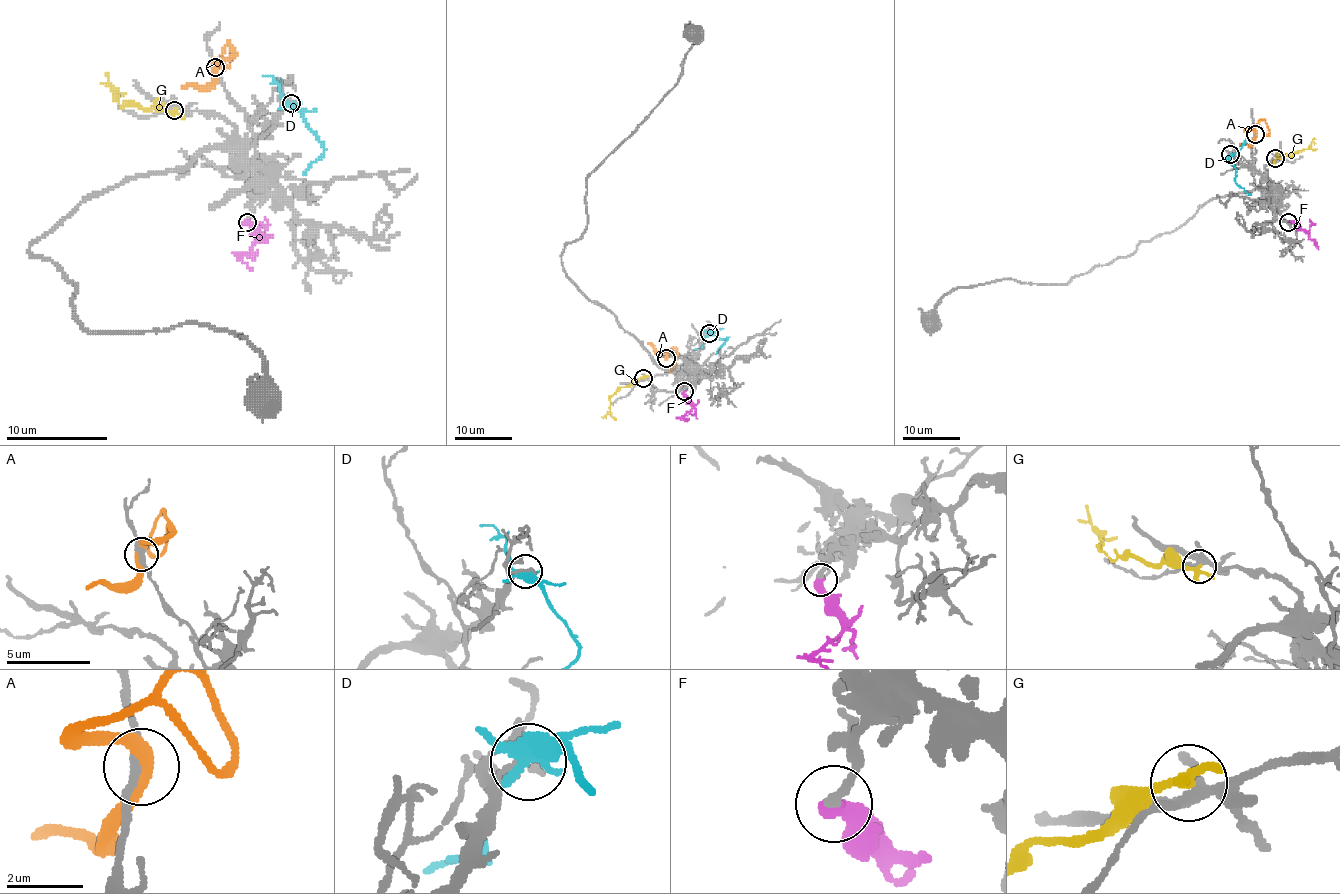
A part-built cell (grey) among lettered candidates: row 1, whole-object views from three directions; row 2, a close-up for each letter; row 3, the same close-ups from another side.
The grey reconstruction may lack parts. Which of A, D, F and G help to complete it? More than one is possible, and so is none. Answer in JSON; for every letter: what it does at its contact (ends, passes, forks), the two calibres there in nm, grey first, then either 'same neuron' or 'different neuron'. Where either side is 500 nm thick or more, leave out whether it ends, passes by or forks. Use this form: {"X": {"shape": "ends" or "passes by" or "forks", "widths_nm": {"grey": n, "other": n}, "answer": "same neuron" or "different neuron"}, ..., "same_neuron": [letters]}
{"A": {"shape": "passes by", "widths_nm": {"grey": 240, "other": 400}, "answer": "different neuron"}, "D": {"shape": "forks", "widths_nm": {"grey": 150, "other": 340}, "answer": "different neuron"}, "F": {"shape": "ends", "widths_nm": {"grey": 240, "other": 420}, "answer": "same neuron"}, "G": {"shape": "passes by", "widths_nm": {"grey": 320, "other": 260}, "answer": "different neuron"}, "same_neuron": ["F"]}

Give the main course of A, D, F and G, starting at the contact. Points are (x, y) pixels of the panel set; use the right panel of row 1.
A: (1255, 134), (1246, 129), (1264, 120), (1268, 130)
D: (1231, 154), (1235, 182), (1251, 195)
F: (1288, 222), (1304, 229), (1318, 249)
G: (1275, 159), (1307, 149), (1314, 137)

